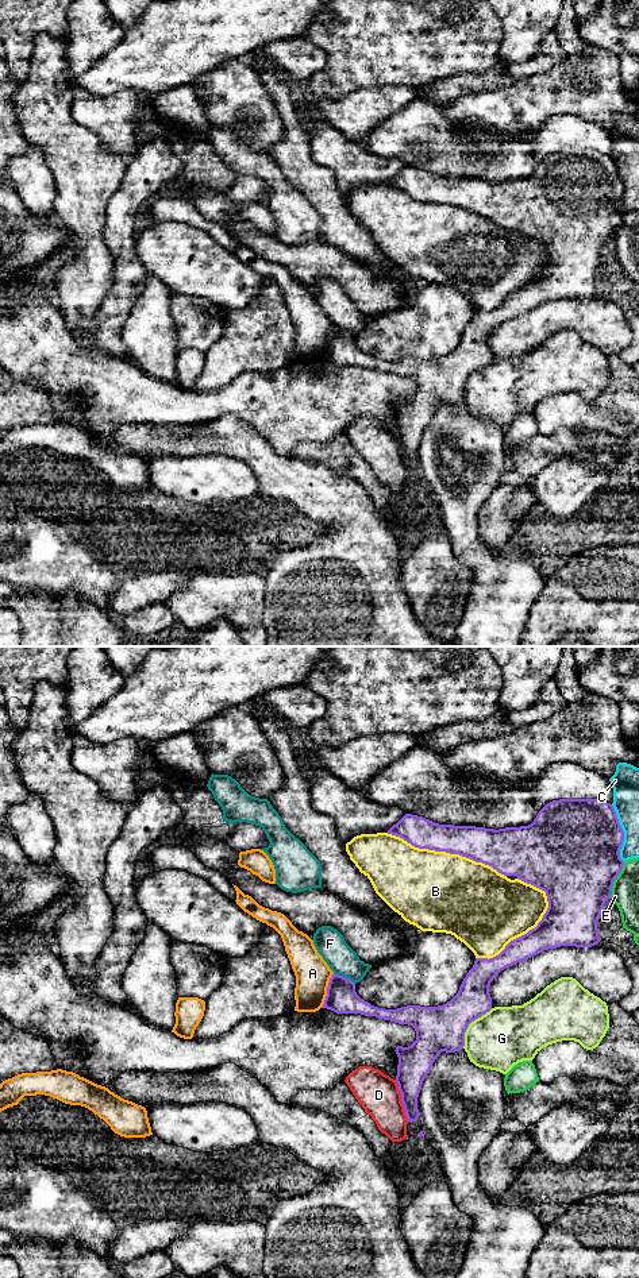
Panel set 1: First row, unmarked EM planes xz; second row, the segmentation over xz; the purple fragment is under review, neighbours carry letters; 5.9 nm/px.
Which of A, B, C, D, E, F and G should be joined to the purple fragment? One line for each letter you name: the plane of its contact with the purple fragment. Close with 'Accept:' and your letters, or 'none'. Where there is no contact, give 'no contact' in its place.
Accept: none

